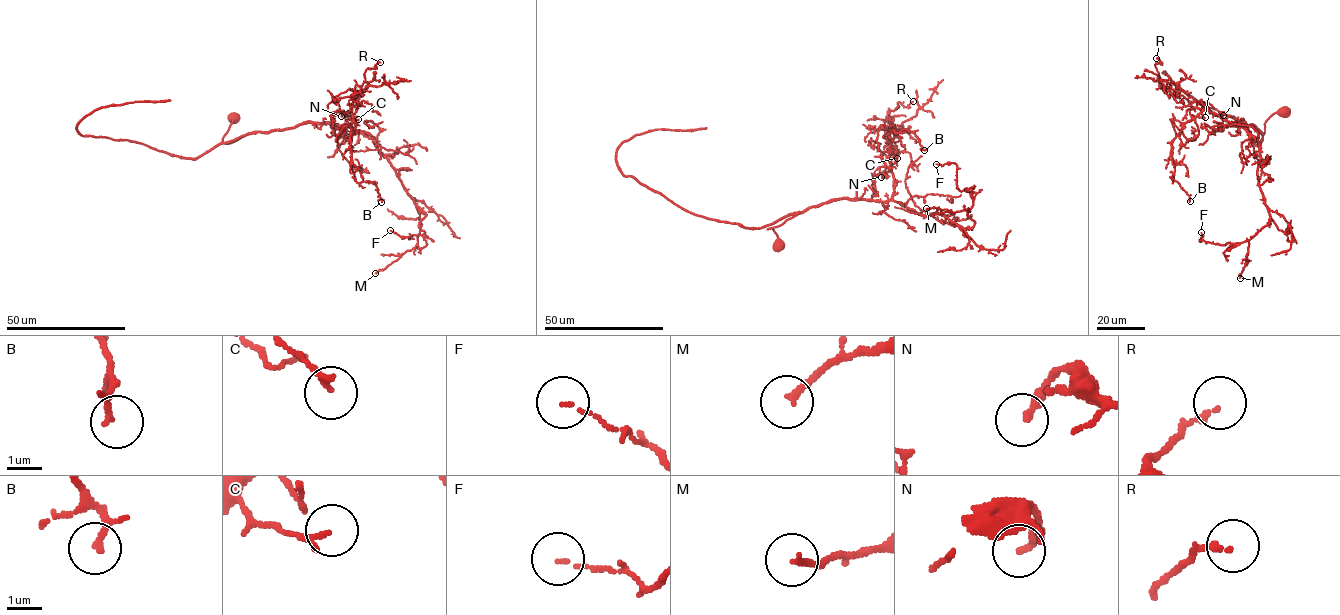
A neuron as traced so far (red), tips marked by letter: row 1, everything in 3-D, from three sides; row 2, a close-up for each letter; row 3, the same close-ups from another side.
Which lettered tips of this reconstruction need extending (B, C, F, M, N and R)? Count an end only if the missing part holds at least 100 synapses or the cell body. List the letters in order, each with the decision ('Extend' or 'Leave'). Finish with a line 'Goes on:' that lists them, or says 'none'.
B: Leave
C: Leave
F: Leave
M: Leave
N: Leave
R: Leave
Goes on: none

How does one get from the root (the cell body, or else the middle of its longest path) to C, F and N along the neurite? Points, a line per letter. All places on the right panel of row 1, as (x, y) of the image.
C: (1283, 111), (1267, 120), (1263, 134), (1243, 120), (1246, 128), (1204, 109), (1198, 116), (1205, 117)
F: (1283, 111), (1263, 134), (1241, 121), (1259, 145), (1270, 222), (1235, 243), (1206, 242), (1201, 232)
N: (1283, 111), (1267, 120), (1263, 134), (1243, 120), (1246, 128), (1218, 114), (1223, 115)

